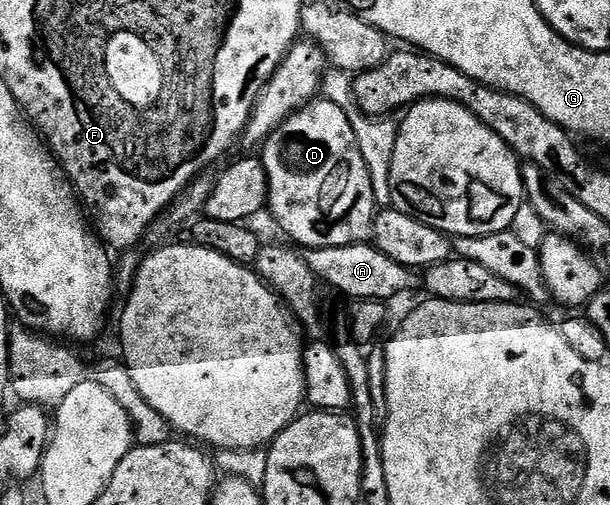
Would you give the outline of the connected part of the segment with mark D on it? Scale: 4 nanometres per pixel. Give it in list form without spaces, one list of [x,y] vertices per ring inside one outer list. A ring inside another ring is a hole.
[[[323,96],[317,97],[292,111],[284,122],[275,126],[272,133],[264,139],[262,149],[264,172],[268,177],[267,209],[272,209],[273,220],[293,238],[291,241],[297,247],[334,248],[371,239],[372,222],[378,213],[378,203],[366,160],[362,160],[362,152],[356,147],[352,119],[345,107],[329,102]]]

